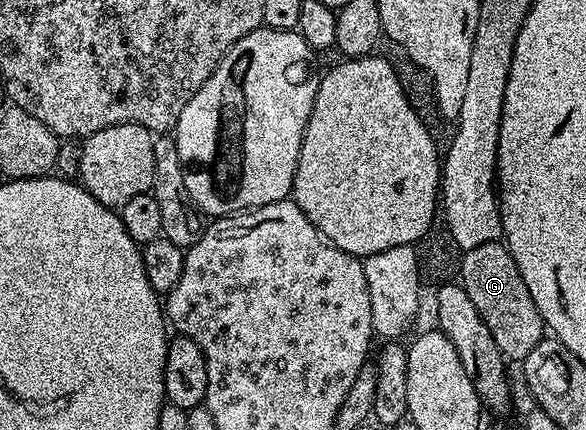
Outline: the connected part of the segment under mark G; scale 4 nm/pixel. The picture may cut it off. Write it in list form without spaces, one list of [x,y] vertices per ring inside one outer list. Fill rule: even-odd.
[[[492,241],[491,243],[483,243],[483,247],[475,247],[474,249],[464,250],[461,254],[461,272],[459,274],[459,283],[467,291],[467,295],[471,295],[471,303],[475,303],[475,311],[479,311],[479,315],[483,319],[483,323],[487,323],[487,331],[491,331],[491,339],[495,339],[496,345],[499,346],[501,354],[510,362],[524,362],[527,355],[531,355],[533,348],[540,343],[546,336],[545,320],[539,315],[539,307],[535,307],[535,299],[531,299],[531,291],[527,291],[527,283],[523,283],[523,275],[519,275],[519,267],[515,267],[515,259],[510,255],[508,249],[505,248],[501,241]]]

